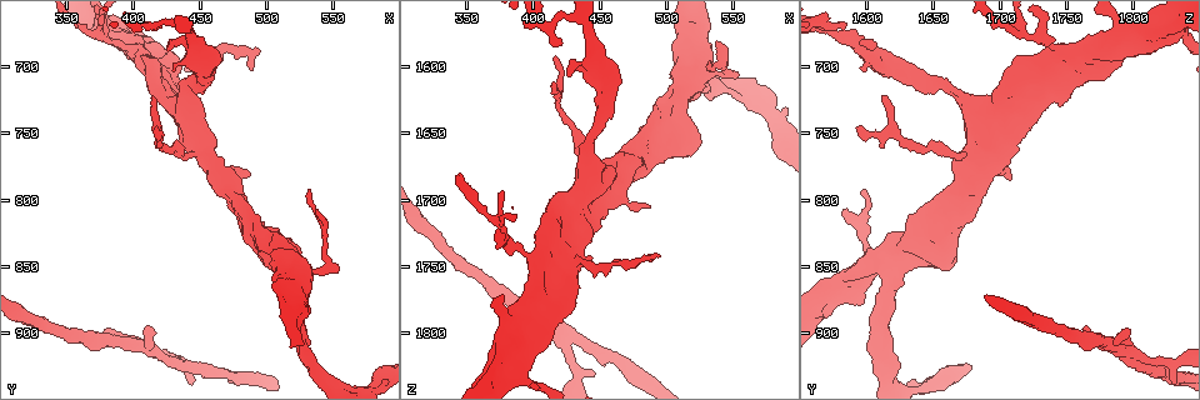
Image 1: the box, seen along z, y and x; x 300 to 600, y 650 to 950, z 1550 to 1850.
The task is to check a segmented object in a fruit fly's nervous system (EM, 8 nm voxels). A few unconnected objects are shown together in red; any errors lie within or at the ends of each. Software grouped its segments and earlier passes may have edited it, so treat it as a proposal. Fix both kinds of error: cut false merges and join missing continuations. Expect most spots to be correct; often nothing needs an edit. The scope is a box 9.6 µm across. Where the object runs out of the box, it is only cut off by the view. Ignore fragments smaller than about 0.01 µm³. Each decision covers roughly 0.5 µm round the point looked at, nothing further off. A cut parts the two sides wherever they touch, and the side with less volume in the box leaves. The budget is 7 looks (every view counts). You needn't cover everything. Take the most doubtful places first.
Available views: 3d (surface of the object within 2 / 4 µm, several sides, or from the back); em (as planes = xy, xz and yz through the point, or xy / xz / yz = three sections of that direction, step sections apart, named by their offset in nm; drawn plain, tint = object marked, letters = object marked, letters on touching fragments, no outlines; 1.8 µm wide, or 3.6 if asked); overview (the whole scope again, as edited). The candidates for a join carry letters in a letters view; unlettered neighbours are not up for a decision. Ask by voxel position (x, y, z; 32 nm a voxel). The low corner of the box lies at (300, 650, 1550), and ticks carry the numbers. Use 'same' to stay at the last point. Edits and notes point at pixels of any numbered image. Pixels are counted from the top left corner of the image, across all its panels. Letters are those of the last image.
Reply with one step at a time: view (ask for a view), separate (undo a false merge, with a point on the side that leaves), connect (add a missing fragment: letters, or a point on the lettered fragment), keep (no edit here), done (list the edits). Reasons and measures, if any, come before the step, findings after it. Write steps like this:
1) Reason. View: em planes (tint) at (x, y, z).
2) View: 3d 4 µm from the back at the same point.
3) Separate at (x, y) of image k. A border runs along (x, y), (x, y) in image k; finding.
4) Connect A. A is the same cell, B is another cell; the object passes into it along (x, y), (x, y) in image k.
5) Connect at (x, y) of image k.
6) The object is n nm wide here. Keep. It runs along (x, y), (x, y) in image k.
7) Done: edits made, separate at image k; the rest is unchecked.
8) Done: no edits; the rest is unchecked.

Thick turns thin. View: 3d 2 µm at (406, 910, 1786).

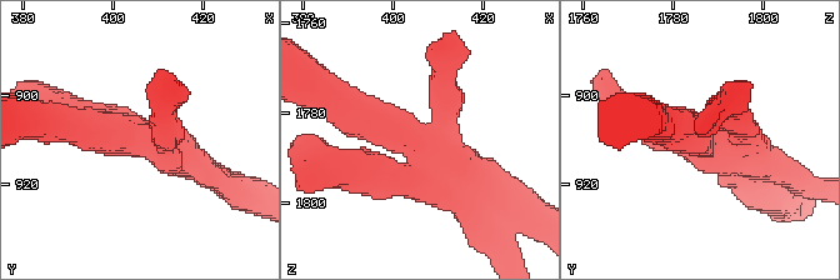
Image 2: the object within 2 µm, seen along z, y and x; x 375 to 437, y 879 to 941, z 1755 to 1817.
View: em xy step 4 (tint) at (405, 910, 1786).

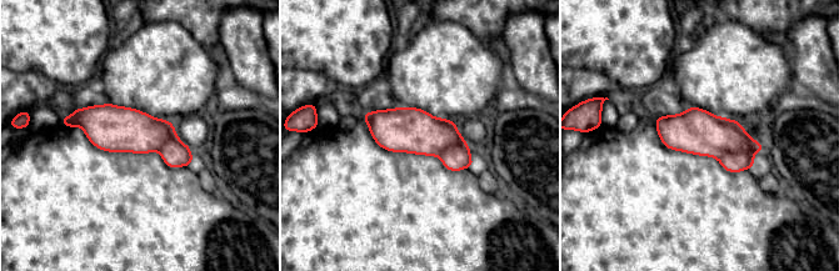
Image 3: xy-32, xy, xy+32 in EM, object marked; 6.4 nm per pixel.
View: em planes (letters) at the same point.

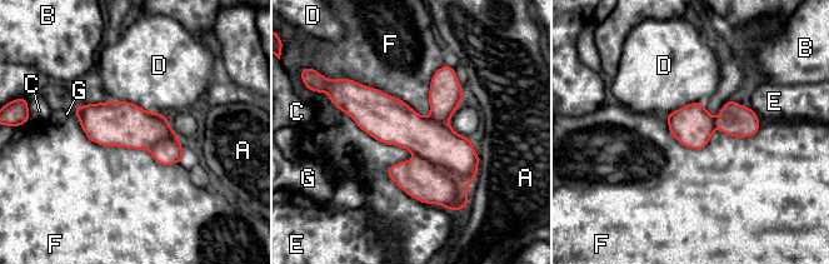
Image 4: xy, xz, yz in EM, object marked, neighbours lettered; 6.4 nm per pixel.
The object is 280 nm wide here. Separate at (423, 180) of image 4. A, B, C, D, E, F and G are other cells; a border runs along (417, 158), (433, 162), (465, 185) in image 4; a second neuron is stuck on.

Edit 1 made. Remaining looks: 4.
Closes a loop. View: 3d 4 µm at (402, 688, 1746).

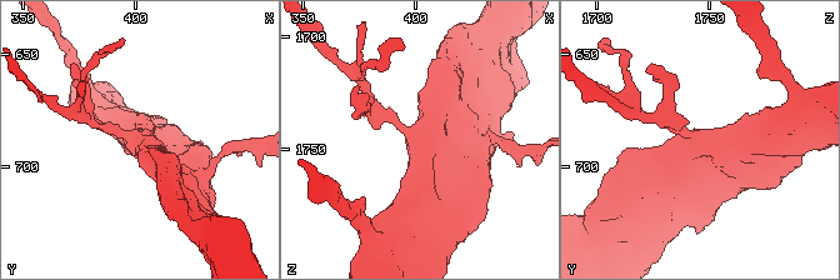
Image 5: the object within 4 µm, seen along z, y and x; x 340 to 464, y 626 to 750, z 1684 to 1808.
Need the tissue. View: em planes (letters) at (403, 691, 1745).

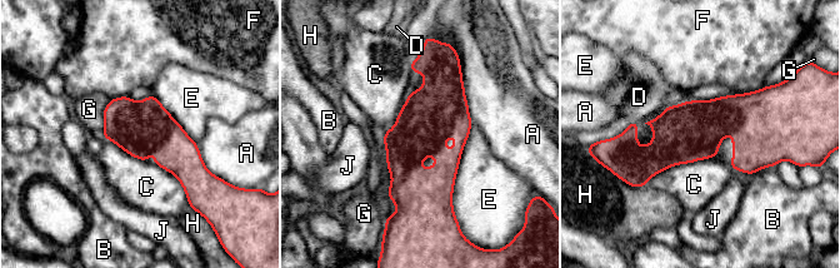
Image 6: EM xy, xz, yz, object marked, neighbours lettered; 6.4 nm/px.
Keep. A, B, C, D, E, F, G, H and J are other cells; continuous, no second neuron.

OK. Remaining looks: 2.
Done: edits made, separate at image 4; the rest is unchecked.

